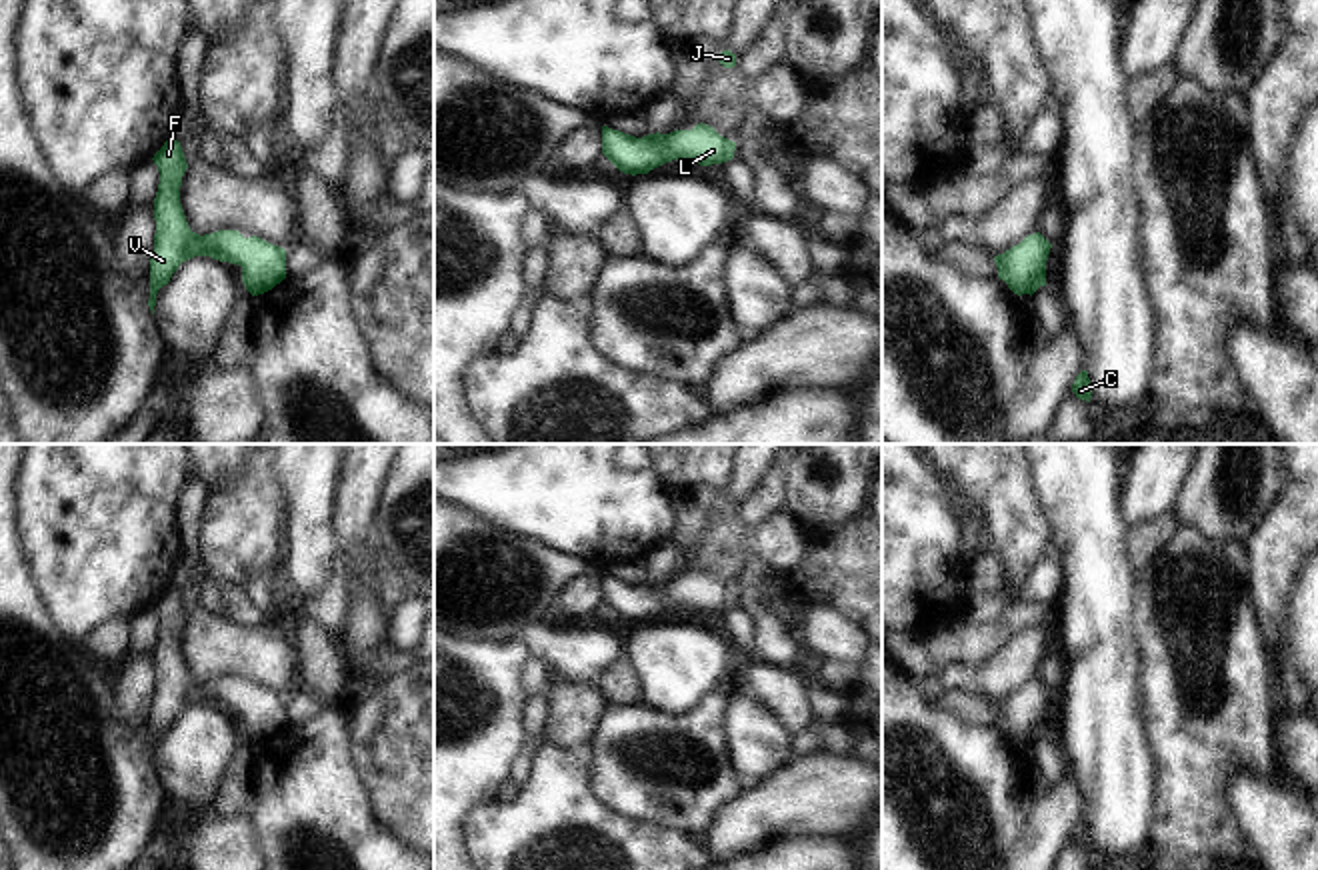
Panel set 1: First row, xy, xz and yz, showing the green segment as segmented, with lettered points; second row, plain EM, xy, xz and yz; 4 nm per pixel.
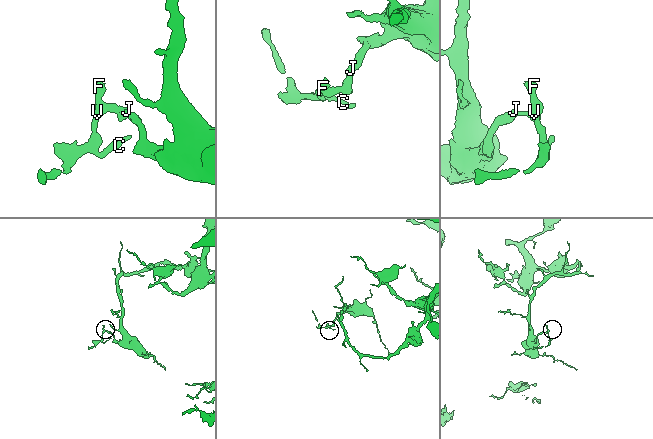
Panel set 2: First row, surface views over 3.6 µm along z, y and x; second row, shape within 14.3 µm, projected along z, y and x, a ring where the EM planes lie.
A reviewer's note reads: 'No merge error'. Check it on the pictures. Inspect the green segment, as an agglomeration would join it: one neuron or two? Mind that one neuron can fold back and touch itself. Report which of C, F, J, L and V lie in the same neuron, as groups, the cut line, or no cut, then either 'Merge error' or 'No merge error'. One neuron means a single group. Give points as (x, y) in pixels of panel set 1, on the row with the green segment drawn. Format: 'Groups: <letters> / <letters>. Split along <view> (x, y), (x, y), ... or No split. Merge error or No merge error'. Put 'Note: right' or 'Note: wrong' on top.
Note: right
Groups: C F J L V. No split. No merge error

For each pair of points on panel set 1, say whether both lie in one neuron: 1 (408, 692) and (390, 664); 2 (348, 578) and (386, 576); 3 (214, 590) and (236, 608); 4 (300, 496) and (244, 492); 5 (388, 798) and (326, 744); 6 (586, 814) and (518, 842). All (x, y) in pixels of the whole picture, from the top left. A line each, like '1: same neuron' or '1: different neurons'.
1: different neurons
2: same neuron
3: same neuron
4: different neurons
5: different neurons
6: same neuron

